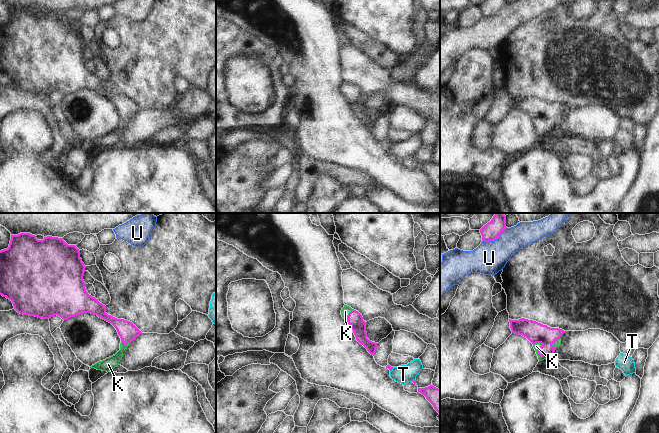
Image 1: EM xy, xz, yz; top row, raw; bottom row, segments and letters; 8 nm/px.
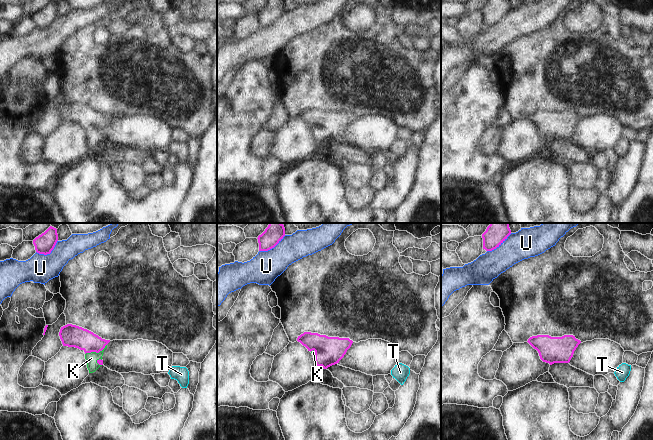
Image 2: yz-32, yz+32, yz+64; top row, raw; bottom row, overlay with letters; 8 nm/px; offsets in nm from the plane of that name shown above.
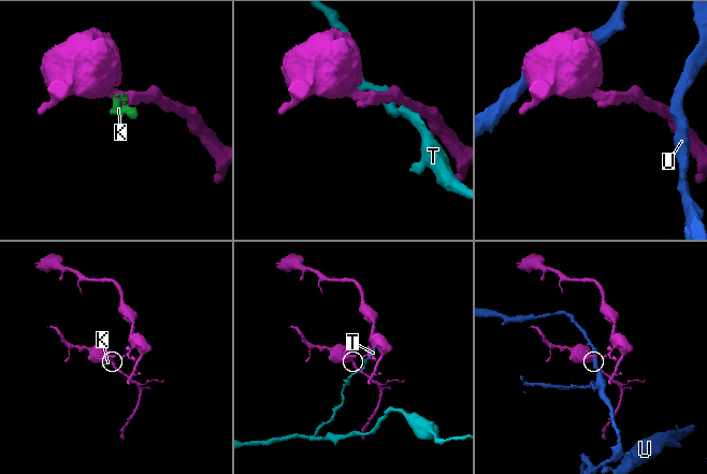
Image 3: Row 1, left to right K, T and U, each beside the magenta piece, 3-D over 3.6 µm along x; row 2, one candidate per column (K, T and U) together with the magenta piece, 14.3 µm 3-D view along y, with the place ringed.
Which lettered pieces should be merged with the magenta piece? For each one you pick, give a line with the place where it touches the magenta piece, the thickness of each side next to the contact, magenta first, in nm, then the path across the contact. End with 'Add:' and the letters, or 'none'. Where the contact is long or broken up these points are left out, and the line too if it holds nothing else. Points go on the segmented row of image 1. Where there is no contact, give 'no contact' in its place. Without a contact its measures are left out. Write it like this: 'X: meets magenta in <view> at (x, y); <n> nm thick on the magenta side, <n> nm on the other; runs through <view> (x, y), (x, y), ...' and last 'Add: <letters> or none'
K: meets magenta in yz at (538, 350); 170 nm thick on the magenta side, 50 nm on the other; runs through yz (535, 332), (541, 338), (538, 350), (536, 346)
Add: K

